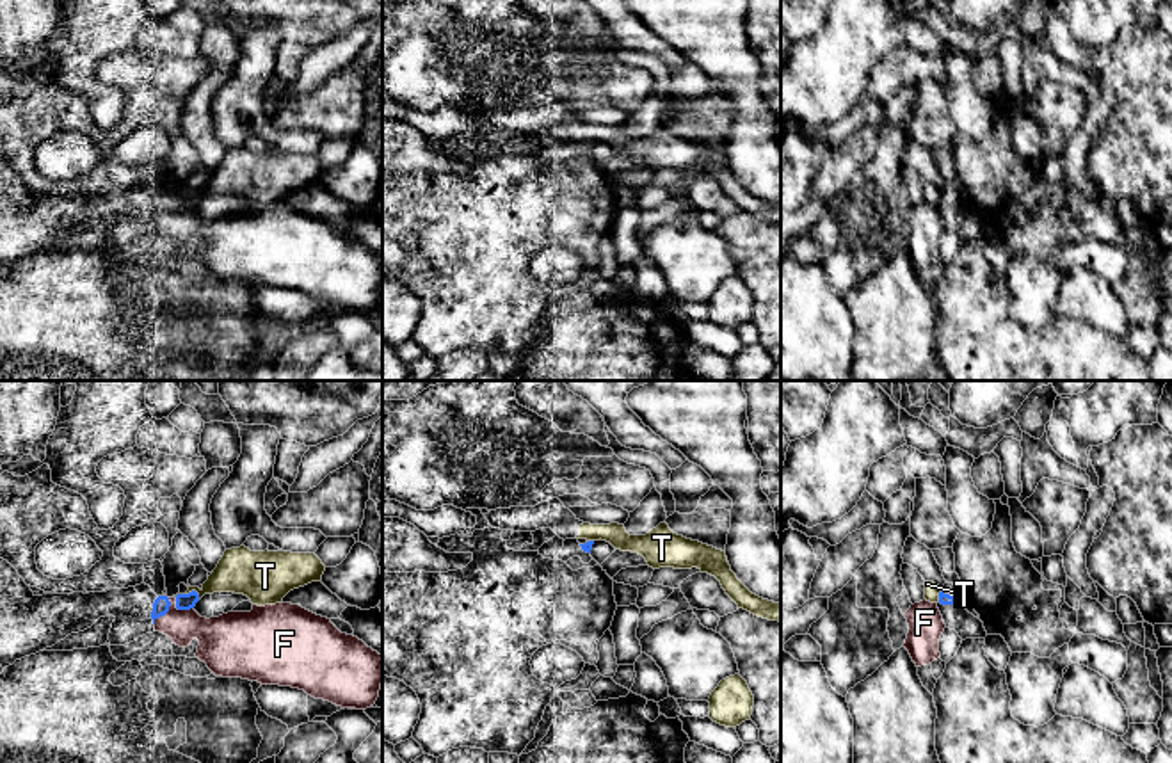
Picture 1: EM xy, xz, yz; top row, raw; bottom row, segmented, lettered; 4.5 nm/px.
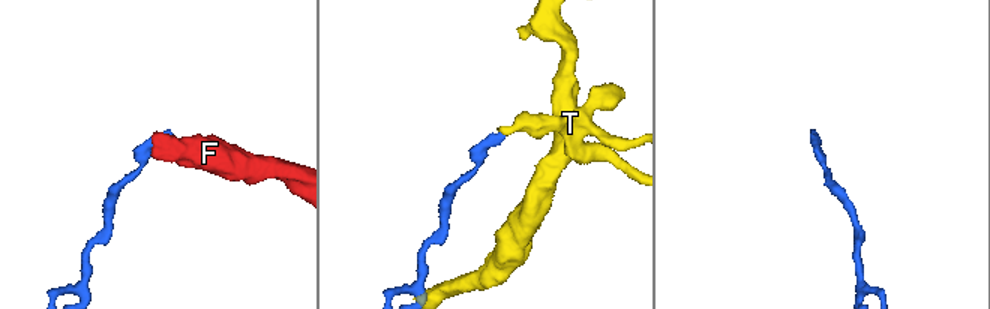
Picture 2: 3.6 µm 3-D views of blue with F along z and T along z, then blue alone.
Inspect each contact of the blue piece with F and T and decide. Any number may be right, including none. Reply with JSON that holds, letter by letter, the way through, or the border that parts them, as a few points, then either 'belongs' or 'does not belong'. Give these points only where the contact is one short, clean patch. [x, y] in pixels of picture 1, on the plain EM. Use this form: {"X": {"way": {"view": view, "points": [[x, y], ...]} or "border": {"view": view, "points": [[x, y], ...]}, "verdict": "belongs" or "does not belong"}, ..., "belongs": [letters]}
{"F": {"verdict": "does not belong"}, "T": {"border": {"view": "xy", "points": [[185, 196], [194, 192], [200, 200]]}, "verdict": "does not belong"}, "belongs": []}

